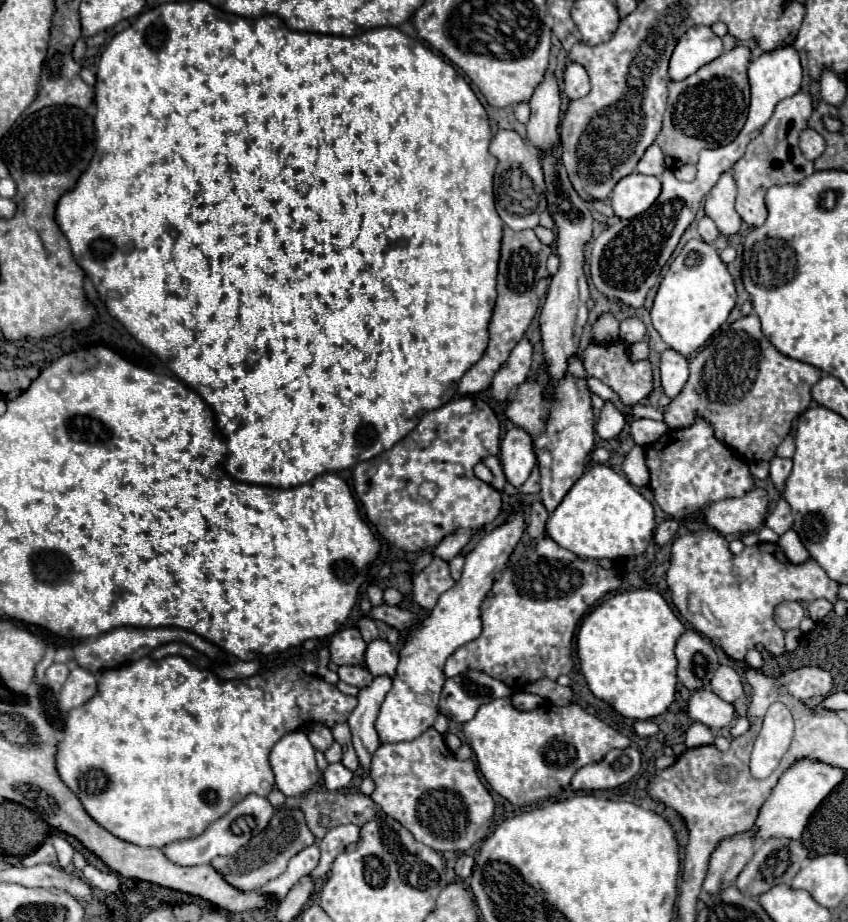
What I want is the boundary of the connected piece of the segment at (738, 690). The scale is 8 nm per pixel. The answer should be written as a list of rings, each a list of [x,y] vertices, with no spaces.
[[[720,666],[712,678],[712,690],[726,702],[734,702],[744,694],[744,684],[732,666]]]

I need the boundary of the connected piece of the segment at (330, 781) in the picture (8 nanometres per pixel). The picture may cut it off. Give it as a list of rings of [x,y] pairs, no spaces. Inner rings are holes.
[[[336,762],[336,764],[330,764],[328,770],[324,772],[324,786],[328,790],[340,790],[344,786],[350,784],[352,780],[352,770],[348,770],[342,762]]]

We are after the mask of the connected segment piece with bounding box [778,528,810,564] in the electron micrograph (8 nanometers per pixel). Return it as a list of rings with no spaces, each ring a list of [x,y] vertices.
[[[794,528],[786,530],[786,532],[780,536],[778,544],[780,544],[780,548],[784,550],[784,554],[788,556],[788,560],[790,560],[792,564],[802,564],[802,562],[806,562],[806,560],[810,558],[808,550],[806,550],[804,544],[800,542],[800,538],[798,538],[798,534],[796,534]]]

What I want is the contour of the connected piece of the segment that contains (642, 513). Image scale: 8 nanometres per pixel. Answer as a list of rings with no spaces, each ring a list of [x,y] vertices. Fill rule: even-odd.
[[[604,464],[586,470],[546,522],[546,532],[554,542],[580,558],[596,560],[626,560],[642,554],[654,538],[654,528],[652,504],[628,482],[626,476],[616,474]]]

